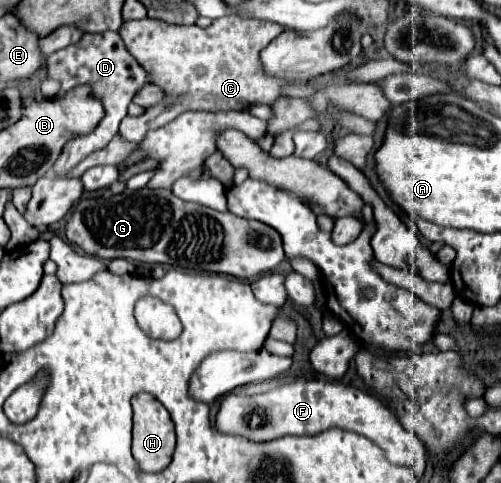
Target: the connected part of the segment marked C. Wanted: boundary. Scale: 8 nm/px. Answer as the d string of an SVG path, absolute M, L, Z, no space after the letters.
M221 17L215 19L211 27L203 29L197 25L175 27L155 19L143 21L125 21L119 29L119 35L125 41L129 53L143 65L149 73L151 83L163 87L171 97L165 103L149 107L141 117L125 117L119 127L119 135L129 143L141 143L151 129L159 129L173 121L183 111L219 111L219 109L243 109L247 103L265 103L269 105L281 95L281 87L287 83L279 83L279 79L267 79L263 71L259 71L259 51L267 47L283 29L277 23L261 21L261 19L245 19L245 17Z

